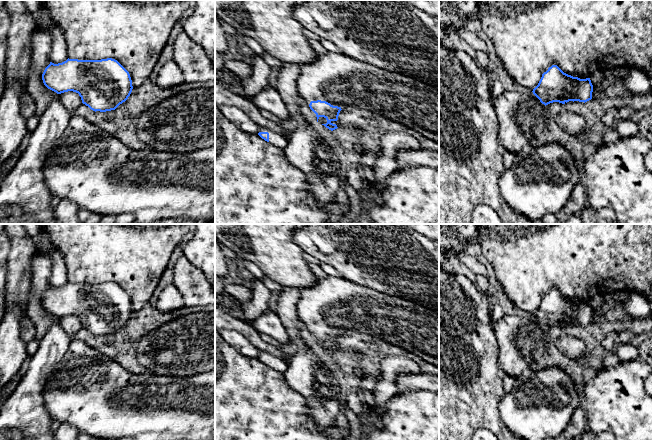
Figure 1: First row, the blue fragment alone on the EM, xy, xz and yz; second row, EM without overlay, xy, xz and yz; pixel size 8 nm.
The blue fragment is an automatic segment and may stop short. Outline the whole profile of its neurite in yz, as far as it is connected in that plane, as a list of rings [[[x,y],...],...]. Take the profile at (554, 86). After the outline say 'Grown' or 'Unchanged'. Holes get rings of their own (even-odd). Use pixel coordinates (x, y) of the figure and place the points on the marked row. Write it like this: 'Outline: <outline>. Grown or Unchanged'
Outline: [[[552,65],[531,93],[504,91],[493,100],[499,121],[498,139],[501,146],[516,154],[526,145],[545,143],[546,106],[553,102],[587,102],[592,99],[590,78],[580,79]]]. Grown

